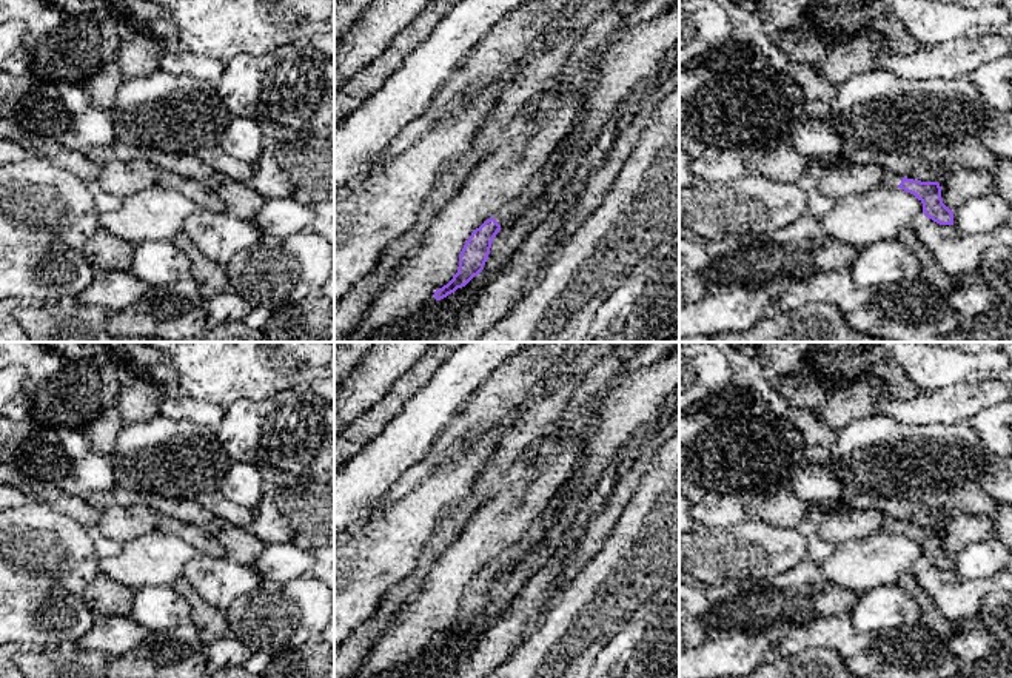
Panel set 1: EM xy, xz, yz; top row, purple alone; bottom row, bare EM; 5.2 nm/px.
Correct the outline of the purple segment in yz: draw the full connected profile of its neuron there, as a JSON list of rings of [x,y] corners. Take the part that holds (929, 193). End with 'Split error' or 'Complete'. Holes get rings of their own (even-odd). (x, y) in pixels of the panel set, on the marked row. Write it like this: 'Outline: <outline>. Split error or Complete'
Outline: [[[886,171],[883,186],[901,188],[913,194],[923,203],[923,213],[940,225],[953,225],[953,211],[950,211],[941,199],[941,186],[938,182],[921,182],[903,177],[901,174]]]. Split error

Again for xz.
Outline: [[[559,146],[551,154],[545,168],[528,182],[525,190],[516,199],[504,205],[493,217],[485,220],[471,233],[459,254],[457,273],[447,285],[434,291],[433,296],[436,300],[441,300],[451,293],[454,294],[457,288],[465,287],[484,270],[484,265],[490,254],[491,242],[499,233],[501,227],[507,225],[513,219],[522,217],[525,214],[525,210],[541,199],[544,186],[551,177],[553,170],[558,168],[561,159],[562,149]]]. Split error

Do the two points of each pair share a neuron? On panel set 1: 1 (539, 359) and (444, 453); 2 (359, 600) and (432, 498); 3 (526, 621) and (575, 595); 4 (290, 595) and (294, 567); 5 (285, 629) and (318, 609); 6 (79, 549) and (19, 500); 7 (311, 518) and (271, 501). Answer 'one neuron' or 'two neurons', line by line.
1: one neuron
2: one neuron
3: two neurons
4: two neurons
5: one neuron
6: two neurons
7: one neuron

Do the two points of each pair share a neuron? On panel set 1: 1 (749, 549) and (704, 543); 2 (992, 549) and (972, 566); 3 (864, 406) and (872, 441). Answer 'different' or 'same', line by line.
1: same
2: same
3: different

